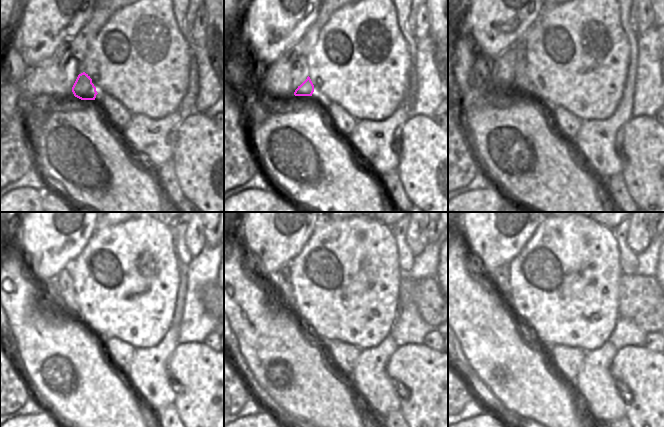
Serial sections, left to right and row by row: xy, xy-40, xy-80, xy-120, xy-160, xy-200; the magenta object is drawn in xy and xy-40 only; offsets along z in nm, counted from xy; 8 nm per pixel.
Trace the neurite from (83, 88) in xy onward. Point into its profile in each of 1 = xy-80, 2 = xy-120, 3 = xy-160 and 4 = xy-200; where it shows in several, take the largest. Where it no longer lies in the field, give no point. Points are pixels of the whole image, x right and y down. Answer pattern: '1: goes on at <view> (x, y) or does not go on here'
1: goes on at xy-80 (520, 77)
2: goes on at xy-120 (65, 282)
3: goes on at xy-160 (281, 277)
4: goes on at xy-200 (501, 276)

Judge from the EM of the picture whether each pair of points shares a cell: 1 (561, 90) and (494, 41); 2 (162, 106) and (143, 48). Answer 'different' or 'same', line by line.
1: different
2: same

